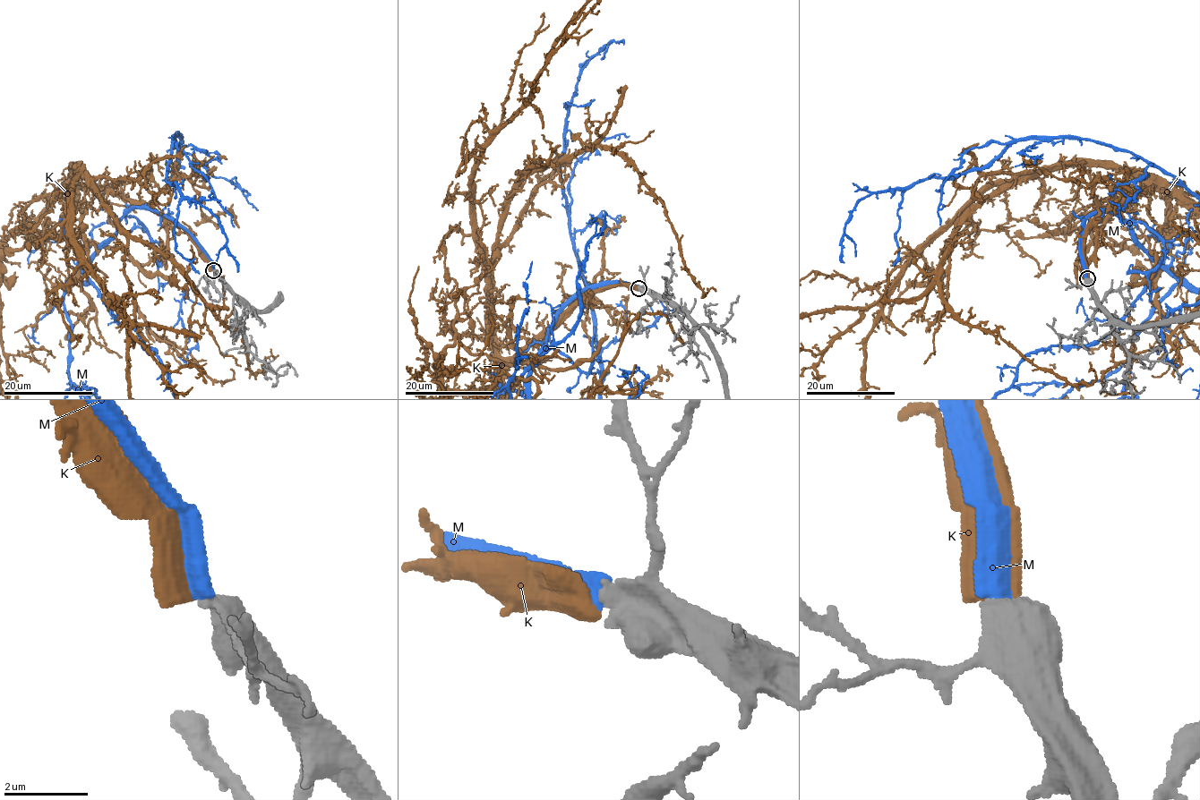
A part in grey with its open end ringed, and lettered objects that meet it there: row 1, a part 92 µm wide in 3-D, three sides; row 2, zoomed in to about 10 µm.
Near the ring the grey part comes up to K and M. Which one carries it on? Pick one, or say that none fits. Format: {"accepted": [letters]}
{"accepted": ["K"]}

